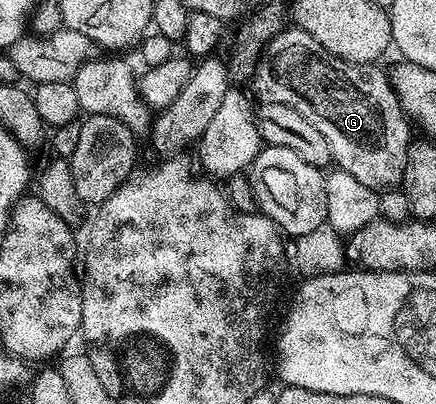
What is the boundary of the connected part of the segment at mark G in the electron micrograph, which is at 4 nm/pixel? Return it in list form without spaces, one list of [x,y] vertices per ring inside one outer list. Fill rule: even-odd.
[[[288,26],[265,46],[250,77],[250,85],[252,84],[251,91],[260,104],[283,104],[302,114],[302,118],[306,118],[310,126],[315,126],[318,134],[326,138],[332,164],[339,171],[358,178],[362,186],[383,190],[391,184],[399,185],[403,181],[404,171],[408,166],[408,150],[414,143],[414,135],[408,129],[409,117],[395,89],[388,86],[385,92],[380,92],[383,80],[385,82],[386,72],[380,66],[346,62],[330,54],[330,50],[310,38],[310,34],[295,26]]]

